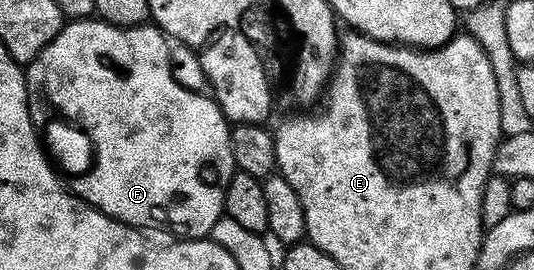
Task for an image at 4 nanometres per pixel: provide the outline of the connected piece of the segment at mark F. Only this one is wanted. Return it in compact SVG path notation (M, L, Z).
M88 18L86 20L71 20L70 22L64 23L63 29L55 35L53 42L49 42L49 46L45 46L45 50L41 50L41 54L37 54L37 58L31 61L30 64L26 65L25 75L27 77L27 99L33 102L33 108L36 113L39 112L44 116L44 121L57 122L57 120L63 120L63 124L72 124L84 128L87 131L87 136L91 139L91 148L95 151L95 161L90 161L89 167L84 172L73 172L69 176L69 187L72 192L75 193L79 199L84 200L87 204L91 204L96 208L98 212L103 212L109 218L114 220L120 220L123 224L127 224L131 228L137 228L140 230L151 230L147 228L168 228L172 233L170 234L175 238L182 238L185 240L202 240L210 237L213 226L219 220L219 217L224 215L223 203L225 202L225 190L229 186L231 176L236 172L235 159L233 158L233 150L231 149L231 130L229 127L229 121L226 116L223 115L223 111L220 110L218 104L215 103L214 99L210 95L202 96L199 92L194 92L191 88L186 88L185 85L179 84L177 77L171 73L171 52L167 49L169 40L166 35L158 27L152 26L150 23L141 24L138 28L118 28L116 24L106 24L105 21L98 18Z

